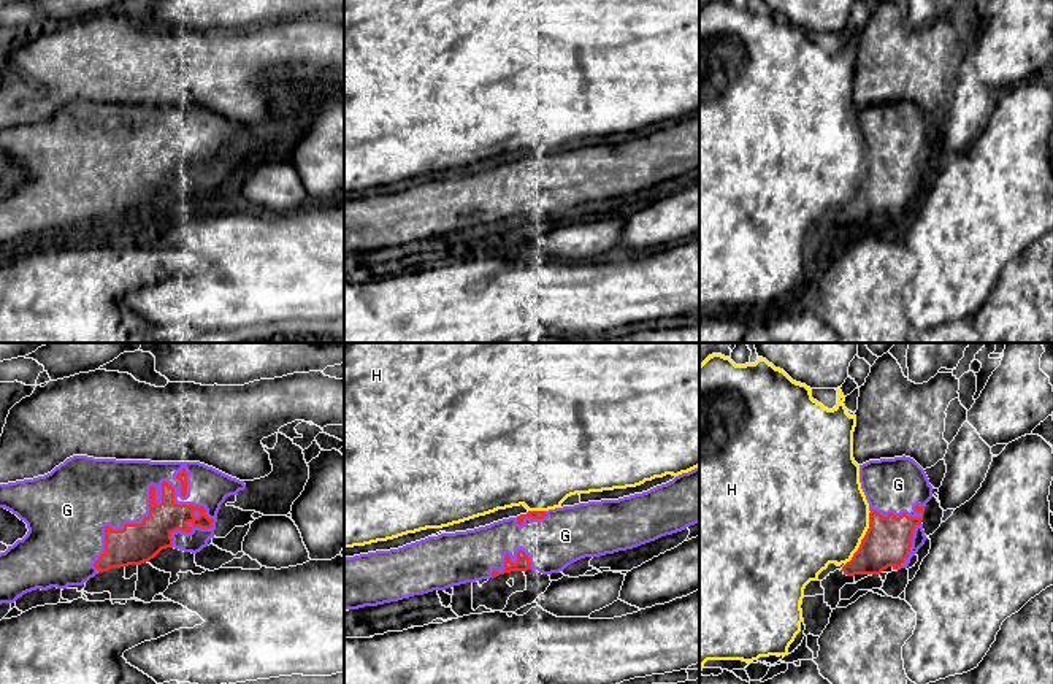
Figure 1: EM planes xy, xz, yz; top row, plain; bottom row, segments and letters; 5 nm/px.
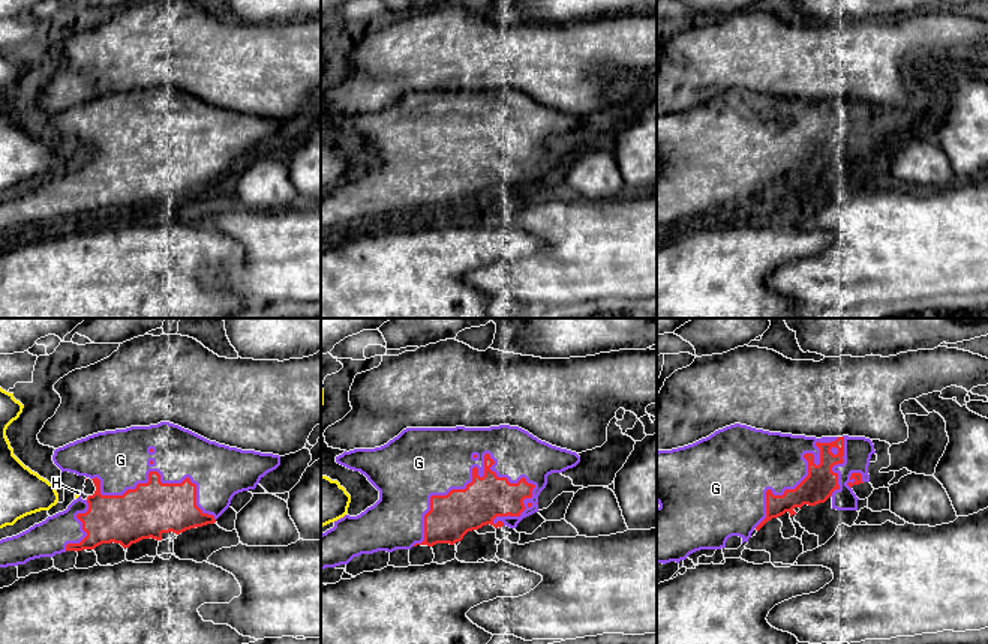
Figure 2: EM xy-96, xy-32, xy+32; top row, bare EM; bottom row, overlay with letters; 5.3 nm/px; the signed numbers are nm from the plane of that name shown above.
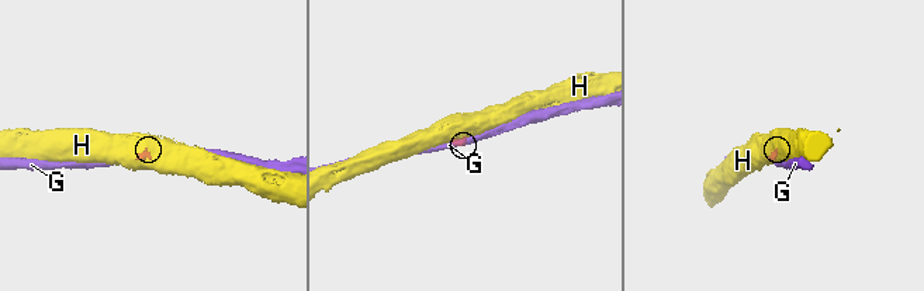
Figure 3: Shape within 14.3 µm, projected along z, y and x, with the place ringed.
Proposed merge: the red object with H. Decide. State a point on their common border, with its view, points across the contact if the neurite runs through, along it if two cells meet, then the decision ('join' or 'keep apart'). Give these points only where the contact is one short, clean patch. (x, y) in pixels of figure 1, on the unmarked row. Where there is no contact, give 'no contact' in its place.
meets red in yz at (863, 183); keep apart

